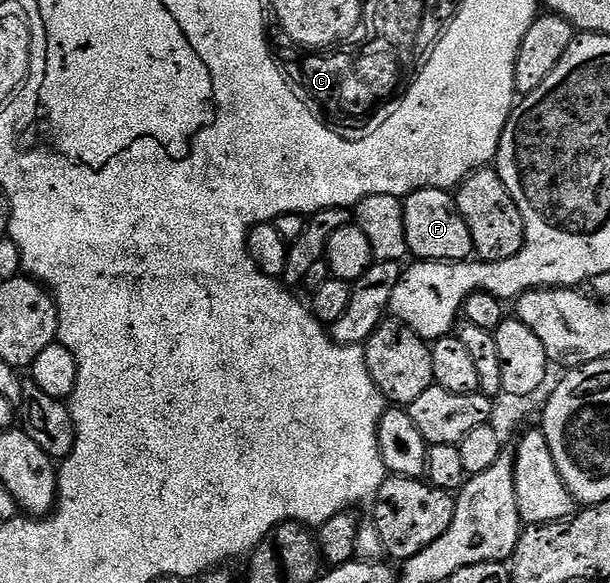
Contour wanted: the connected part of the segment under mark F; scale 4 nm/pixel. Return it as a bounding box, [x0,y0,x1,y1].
[402,188,475,262]

